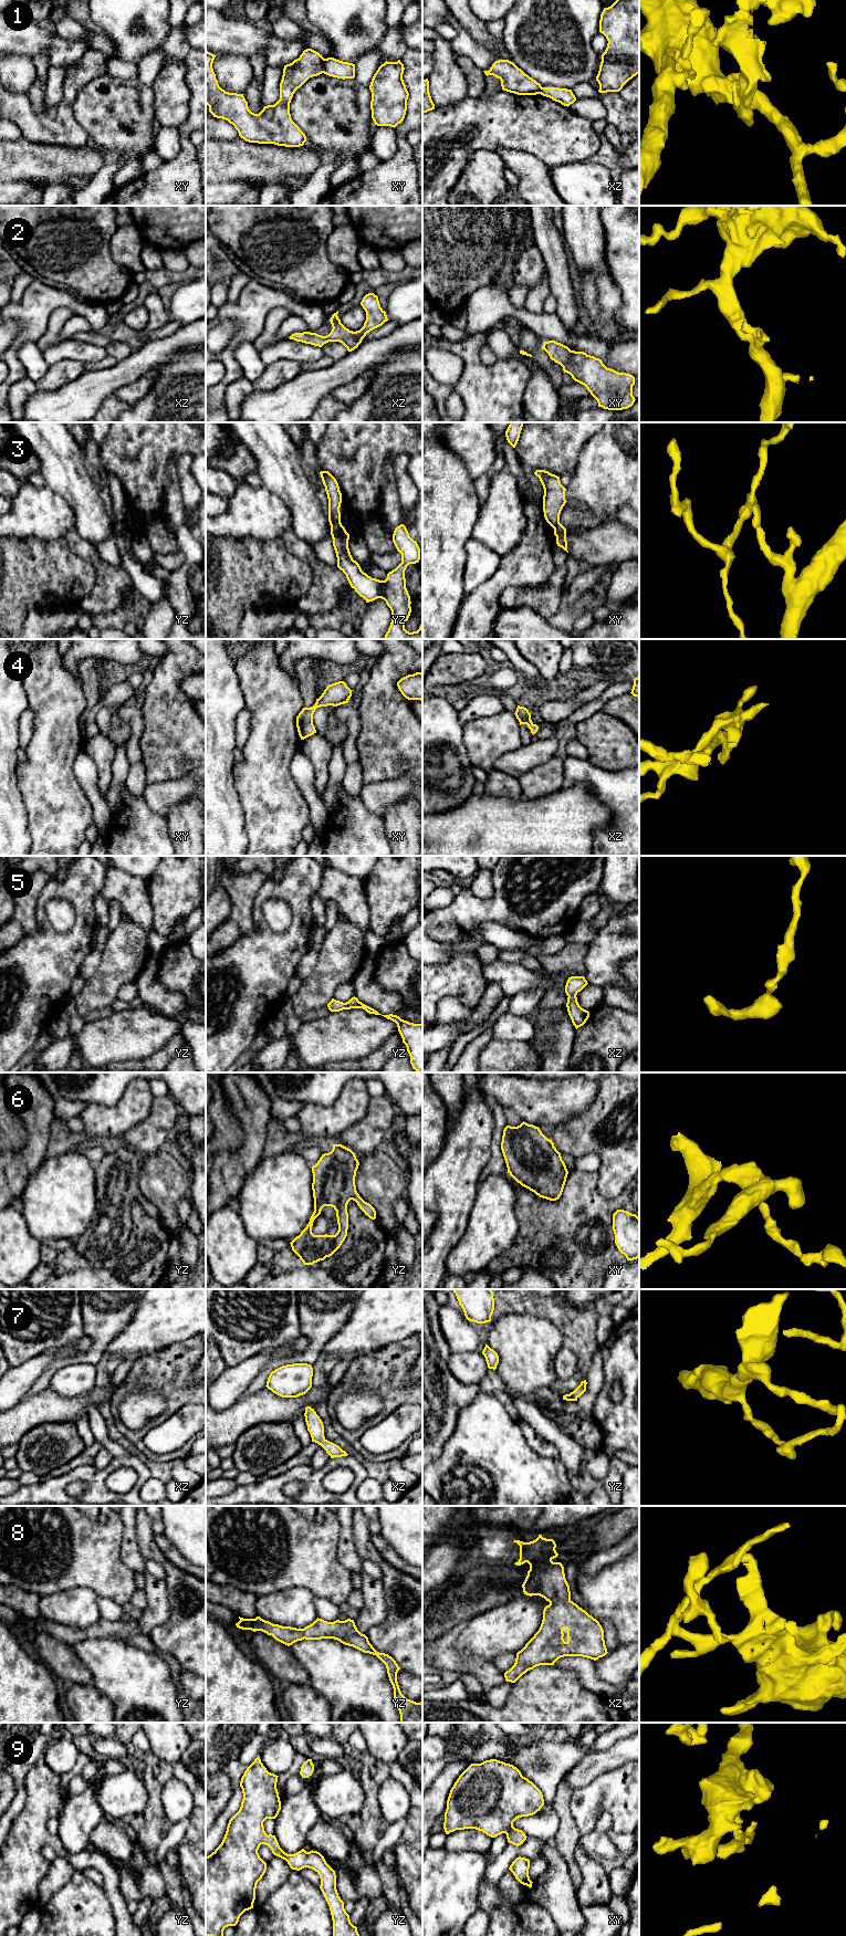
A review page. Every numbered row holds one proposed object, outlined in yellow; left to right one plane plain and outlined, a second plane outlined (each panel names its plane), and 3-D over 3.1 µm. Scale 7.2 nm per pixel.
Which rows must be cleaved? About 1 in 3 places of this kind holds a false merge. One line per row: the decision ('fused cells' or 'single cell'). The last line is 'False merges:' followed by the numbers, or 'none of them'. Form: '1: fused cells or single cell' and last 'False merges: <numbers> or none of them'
1: fused cells
2: single cell
3: fused cells
4: single cell
5: single cell
6: single cell
7: single cell
8: single cell
9: single cell
False merges: 1, 3

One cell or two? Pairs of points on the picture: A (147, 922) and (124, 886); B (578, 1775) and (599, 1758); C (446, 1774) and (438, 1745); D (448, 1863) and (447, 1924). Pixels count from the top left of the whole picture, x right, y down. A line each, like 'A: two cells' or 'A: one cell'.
A: one cell
B: one cell
C: two cells
D: one cell

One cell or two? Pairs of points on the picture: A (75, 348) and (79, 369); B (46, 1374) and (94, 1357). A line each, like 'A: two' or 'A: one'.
A: two
B: one

